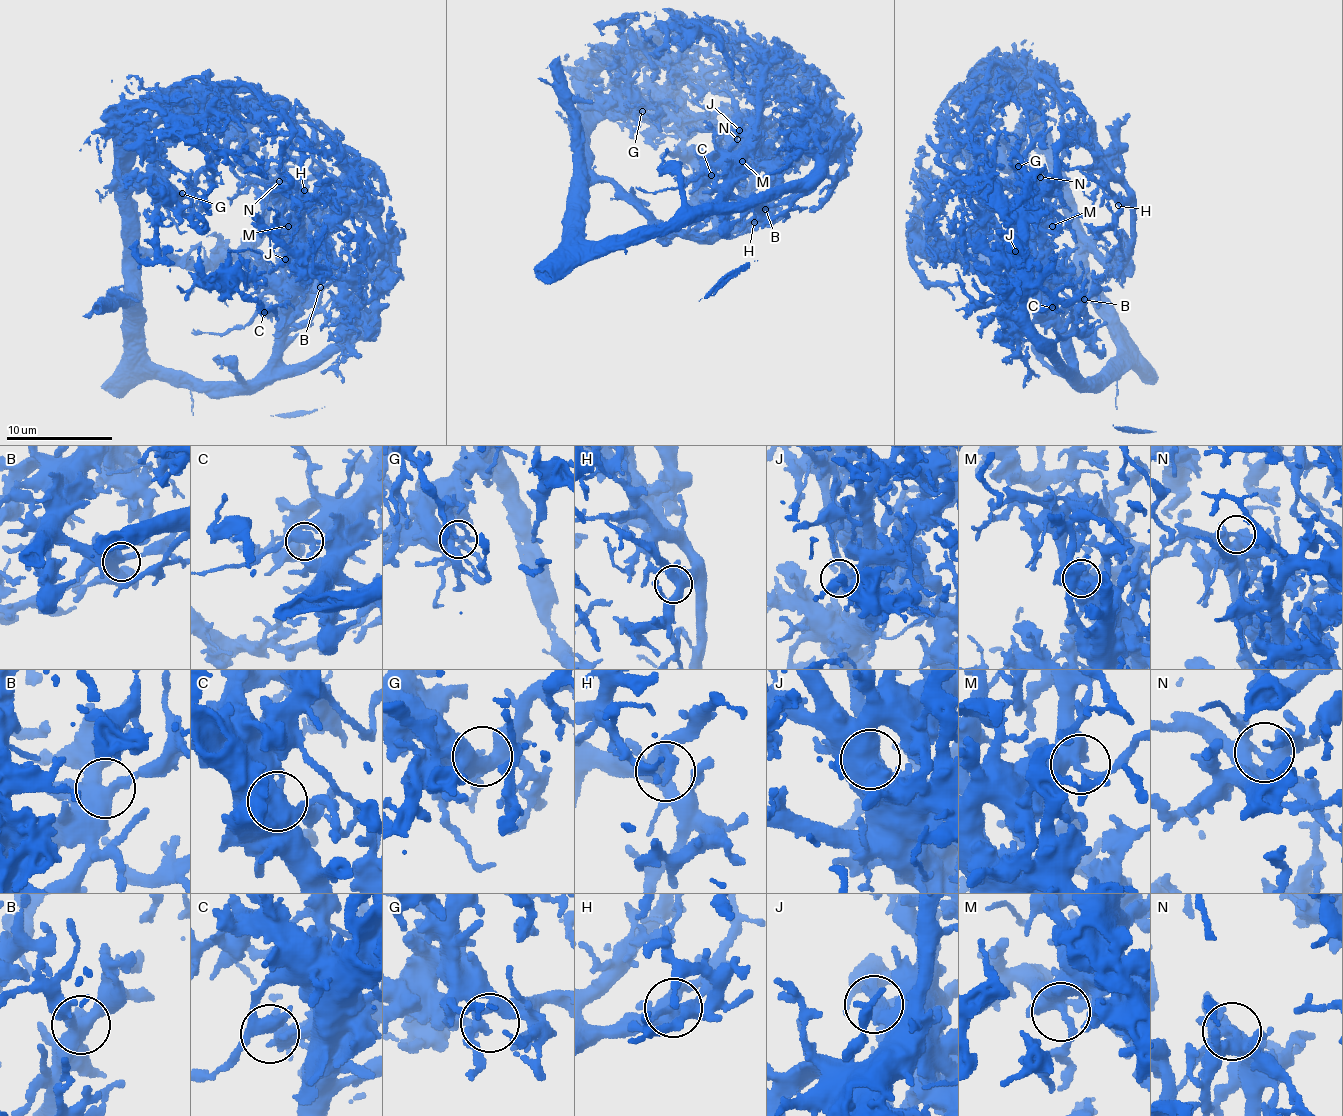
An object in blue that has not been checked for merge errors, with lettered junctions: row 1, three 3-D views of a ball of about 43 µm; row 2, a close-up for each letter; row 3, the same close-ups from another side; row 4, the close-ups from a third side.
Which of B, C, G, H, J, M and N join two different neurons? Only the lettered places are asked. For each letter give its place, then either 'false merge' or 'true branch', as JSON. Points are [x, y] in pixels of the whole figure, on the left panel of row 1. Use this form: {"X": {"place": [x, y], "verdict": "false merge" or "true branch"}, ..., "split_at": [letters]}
{"B": {"place": [320, 287], "verdict": "true branch"}, "C": {"place": [264, 312], "verdict": "true branch"}, "G": {"place": [182, 193], "verdict": "true branch"}, "H": {"place": [304, 190], "verdict": "true branch"}, "J": {"place": [285, 259], "verdict": "true branch"}, "M": {"place": [288, 226], "verdict": "true branch"}, "N": {"place": [279, 181], "verdict": "true branch"}, "split_at": []}

